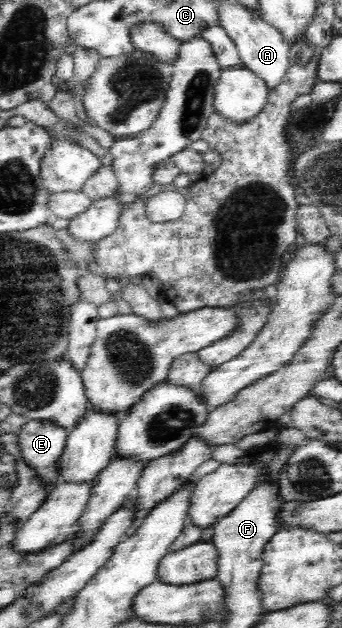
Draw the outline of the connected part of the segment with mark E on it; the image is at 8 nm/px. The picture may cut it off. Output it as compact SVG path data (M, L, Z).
M28 420L17 436L19 454L43 484L45 497L61 483L60 459L66 446L65 430L47 422Z

